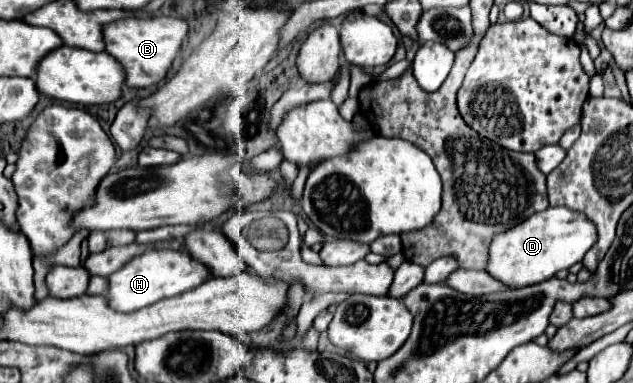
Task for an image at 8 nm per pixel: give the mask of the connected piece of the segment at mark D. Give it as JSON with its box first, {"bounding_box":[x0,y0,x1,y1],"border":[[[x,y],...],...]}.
{"bounding_box":[485,207,597,289],"border":[[[547,207],[545,211],[535,213],[523,223],[493,237],[485,271],[509,289],[535,285],[547,281],[557,271],[569,269],[573,263],[581,261],[583,255],[591,249],[595,235],[597,231],[585,215],[579,215],[565,207]]]}

